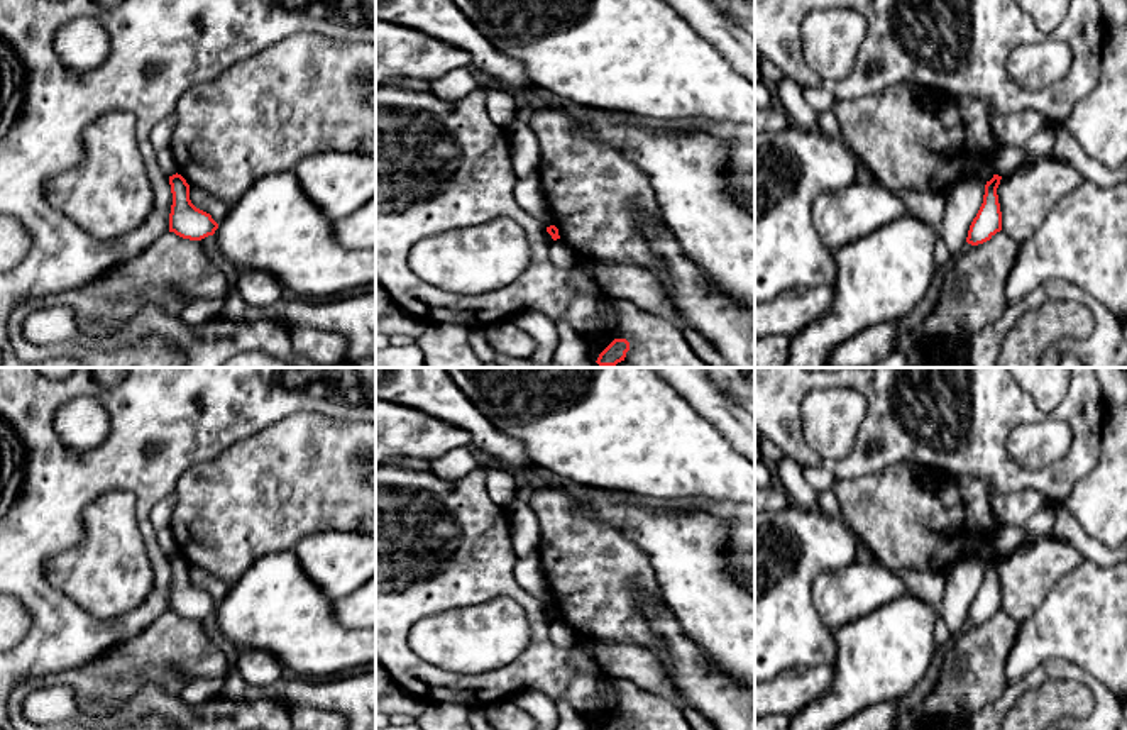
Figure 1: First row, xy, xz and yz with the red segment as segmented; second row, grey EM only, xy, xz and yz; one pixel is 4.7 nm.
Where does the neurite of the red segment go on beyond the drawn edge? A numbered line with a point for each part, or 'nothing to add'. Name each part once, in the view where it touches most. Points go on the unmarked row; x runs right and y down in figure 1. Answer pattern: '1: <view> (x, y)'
nothing to add

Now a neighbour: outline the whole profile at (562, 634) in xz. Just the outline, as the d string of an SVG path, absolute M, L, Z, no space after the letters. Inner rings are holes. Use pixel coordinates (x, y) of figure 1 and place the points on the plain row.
M557 618L550 623L550 639L560 649L572 649L577 645L577 633L574 628L562 618Z

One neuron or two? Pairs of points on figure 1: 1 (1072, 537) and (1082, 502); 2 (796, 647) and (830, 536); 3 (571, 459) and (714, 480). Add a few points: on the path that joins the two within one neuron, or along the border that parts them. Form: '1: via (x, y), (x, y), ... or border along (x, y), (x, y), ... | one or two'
1: border along (1061, 503), (1090, 536), (1107, 546) | two
2: via (796, 620), (796, 578), (801, 573), (802, 563) | one
3: via (606, 459), (679, 459) | one

